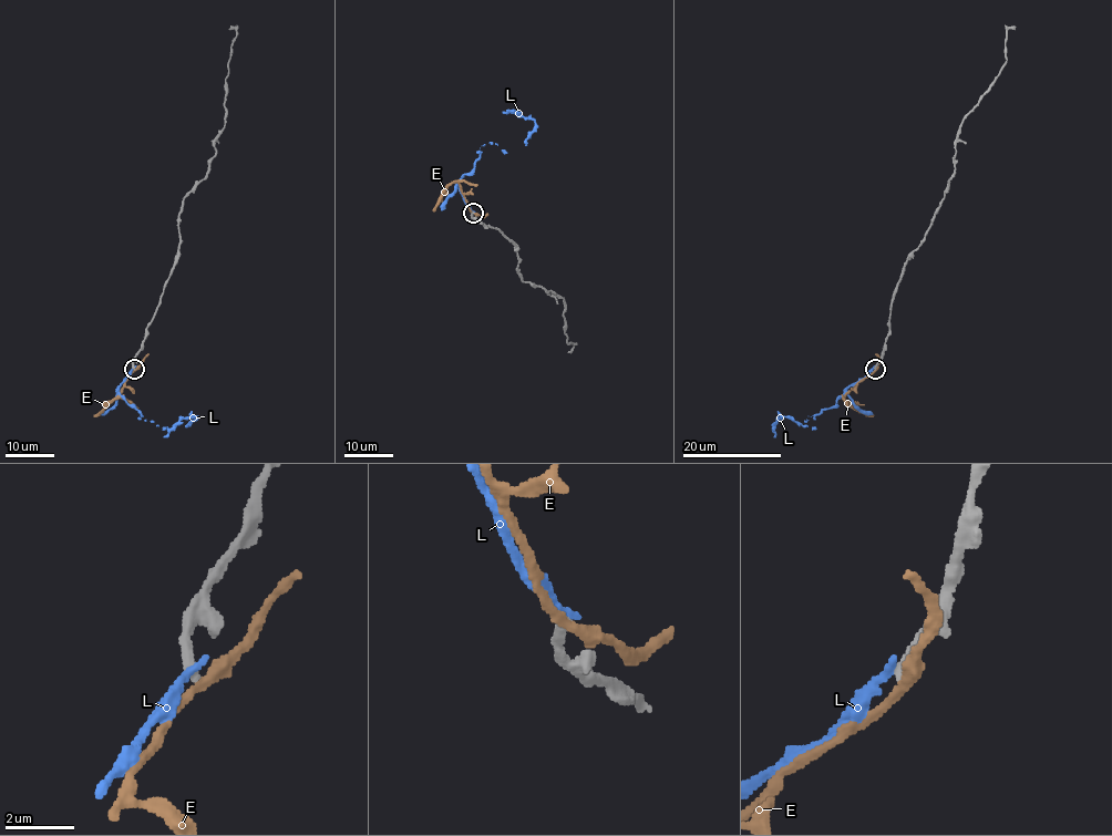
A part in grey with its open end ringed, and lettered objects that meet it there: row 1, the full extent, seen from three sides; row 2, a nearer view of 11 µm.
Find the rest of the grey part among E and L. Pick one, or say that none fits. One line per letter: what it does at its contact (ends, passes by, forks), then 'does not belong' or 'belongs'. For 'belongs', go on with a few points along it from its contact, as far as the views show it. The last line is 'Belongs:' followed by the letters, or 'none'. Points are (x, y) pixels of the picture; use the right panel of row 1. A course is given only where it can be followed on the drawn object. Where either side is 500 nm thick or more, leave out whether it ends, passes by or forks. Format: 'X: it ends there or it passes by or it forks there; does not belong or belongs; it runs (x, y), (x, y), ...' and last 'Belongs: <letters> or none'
E: it passes by; does not belong
L: it ends there; does not belong
Belongs: none

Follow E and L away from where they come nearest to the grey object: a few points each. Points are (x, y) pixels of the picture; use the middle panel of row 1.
E: (473, 213), (457, 183), (446, 189), (432, 212)
L: (472, 212), (459, 181), (473, 168), (480, 148), (492, 142), (506, 152), (524, 142), (535, 125), (503, 112)

